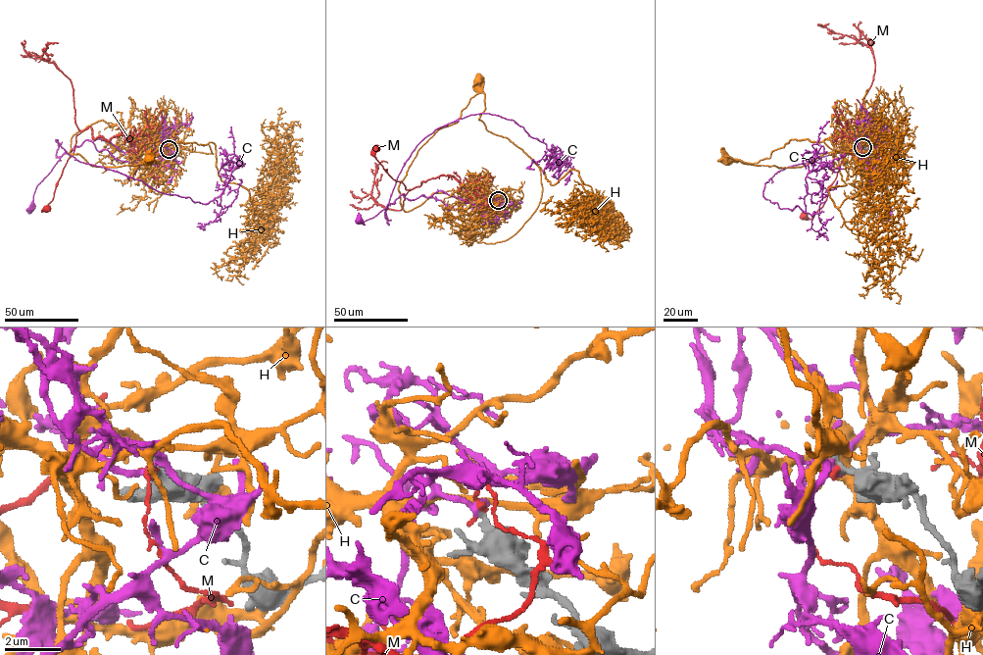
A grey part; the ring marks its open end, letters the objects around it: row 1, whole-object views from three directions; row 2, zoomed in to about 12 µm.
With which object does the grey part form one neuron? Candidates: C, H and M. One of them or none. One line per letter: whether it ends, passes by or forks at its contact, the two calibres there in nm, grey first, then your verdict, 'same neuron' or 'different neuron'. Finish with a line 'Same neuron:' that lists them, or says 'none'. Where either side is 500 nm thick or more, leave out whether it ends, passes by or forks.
C: it passes by; calibres 300 and 160 nm; same neuron
H: it passes by; calibres 200 and 220 nm; different neuron
M: it ends; calibres 320 and 240 nm; different neuron
Same neuron: C

